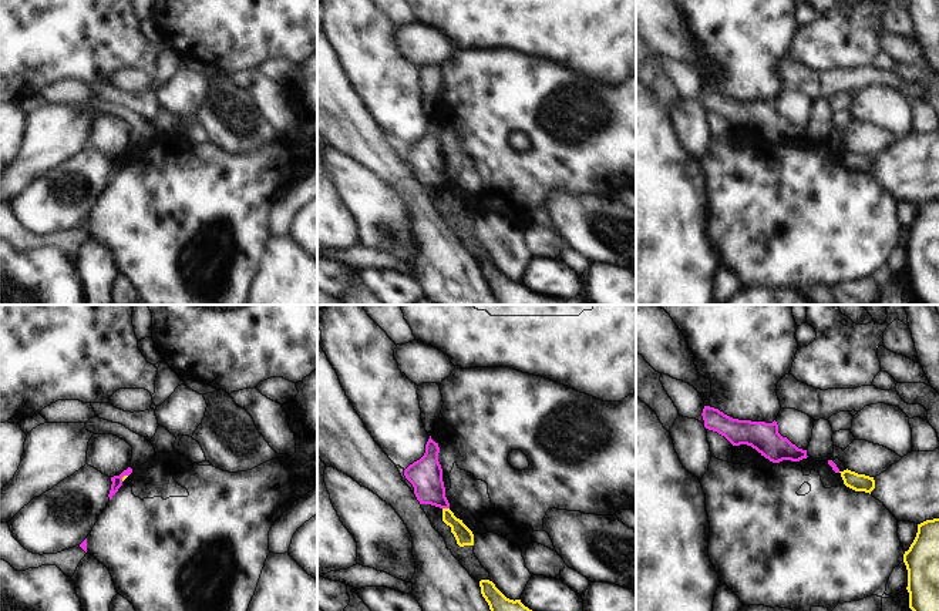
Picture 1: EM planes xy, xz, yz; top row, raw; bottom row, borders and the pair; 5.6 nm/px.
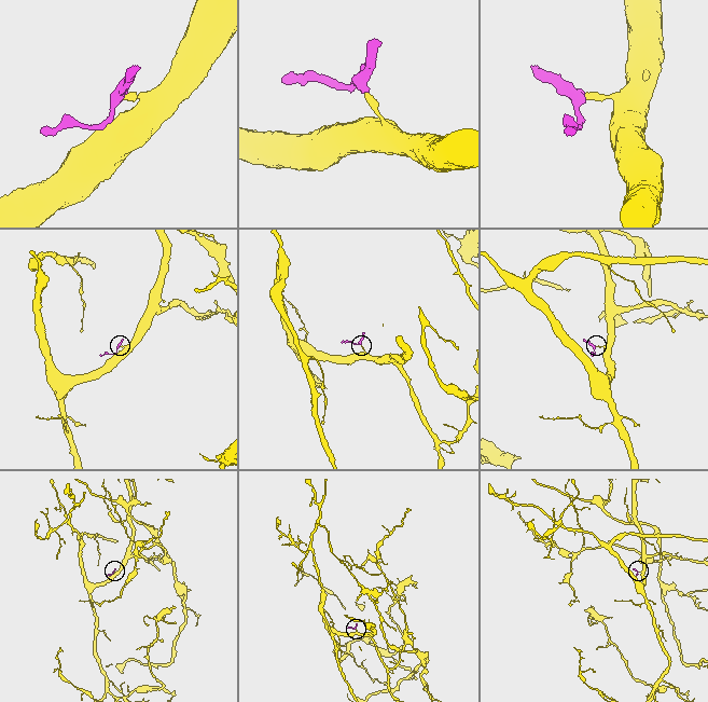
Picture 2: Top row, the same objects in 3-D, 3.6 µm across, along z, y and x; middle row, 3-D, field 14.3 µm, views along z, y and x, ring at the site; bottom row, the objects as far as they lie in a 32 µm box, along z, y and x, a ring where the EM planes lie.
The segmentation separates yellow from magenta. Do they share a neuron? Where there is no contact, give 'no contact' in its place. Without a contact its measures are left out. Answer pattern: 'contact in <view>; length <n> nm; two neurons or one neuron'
contact in xz; length 40 nm; two neurons

